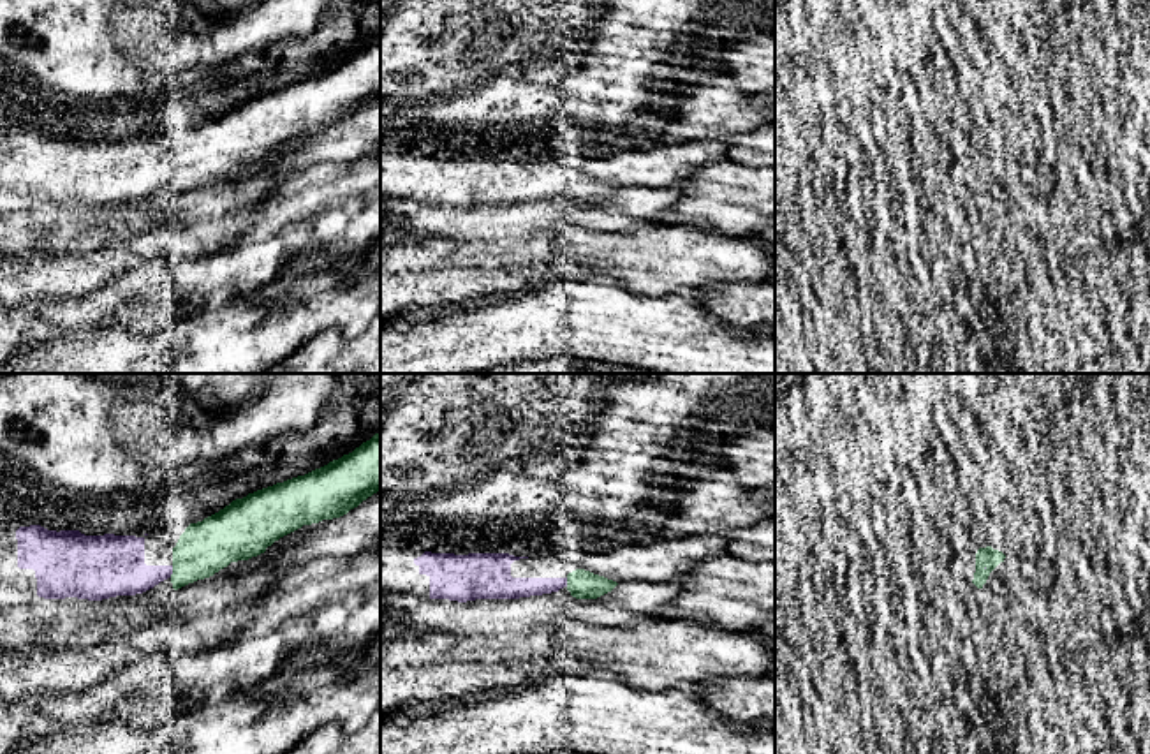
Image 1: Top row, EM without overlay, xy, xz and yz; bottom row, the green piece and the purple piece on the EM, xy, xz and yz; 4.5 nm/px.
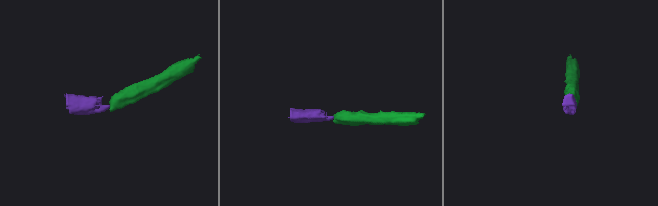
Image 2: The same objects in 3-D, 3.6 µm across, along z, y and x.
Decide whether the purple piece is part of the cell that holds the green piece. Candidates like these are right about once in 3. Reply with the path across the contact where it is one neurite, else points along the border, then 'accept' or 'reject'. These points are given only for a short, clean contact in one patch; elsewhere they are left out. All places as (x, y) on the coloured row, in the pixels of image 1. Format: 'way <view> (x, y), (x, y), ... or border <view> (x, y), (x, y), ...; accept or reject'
accept

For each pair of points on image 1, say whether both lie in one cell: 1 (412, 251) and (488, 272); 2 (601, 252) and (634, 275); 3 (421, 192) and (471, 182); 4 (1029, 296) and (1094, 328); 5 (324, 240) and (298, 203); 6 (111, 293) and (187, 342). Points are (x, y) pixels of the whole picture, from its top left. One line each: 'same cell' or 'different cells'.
1: same cell
2: same cell
3: same cell
4: same cell
5: different cells
6: different cells

